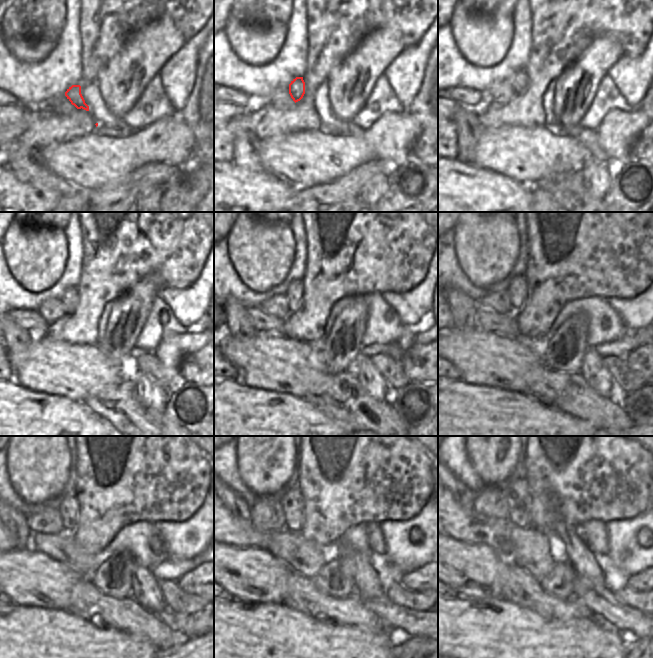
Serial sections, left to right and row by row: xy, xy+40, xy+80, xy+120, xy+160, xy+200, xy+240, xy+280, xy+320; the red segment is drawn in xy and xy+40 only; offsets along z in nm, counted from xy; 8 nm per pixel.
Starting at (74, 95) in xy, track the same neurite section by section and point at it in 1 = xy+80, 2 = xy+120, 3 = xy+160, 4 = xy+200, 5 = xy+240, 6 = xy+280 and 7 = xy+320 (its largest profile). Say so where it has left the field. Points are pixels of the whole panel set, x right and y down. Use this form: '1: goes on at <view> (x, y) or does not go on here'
1: goes on at xy+80 (519, 81)
2: goes on at xy+120 (70, 299)
3: goes on at xy+160 (294, 293)
4: goes on at xy+200 (517, 289)
5: goes on at xy+240 (69, 507)
6: goes on at xy+280 (292, 501)
7: goes on at xy+320 (518, 494)

